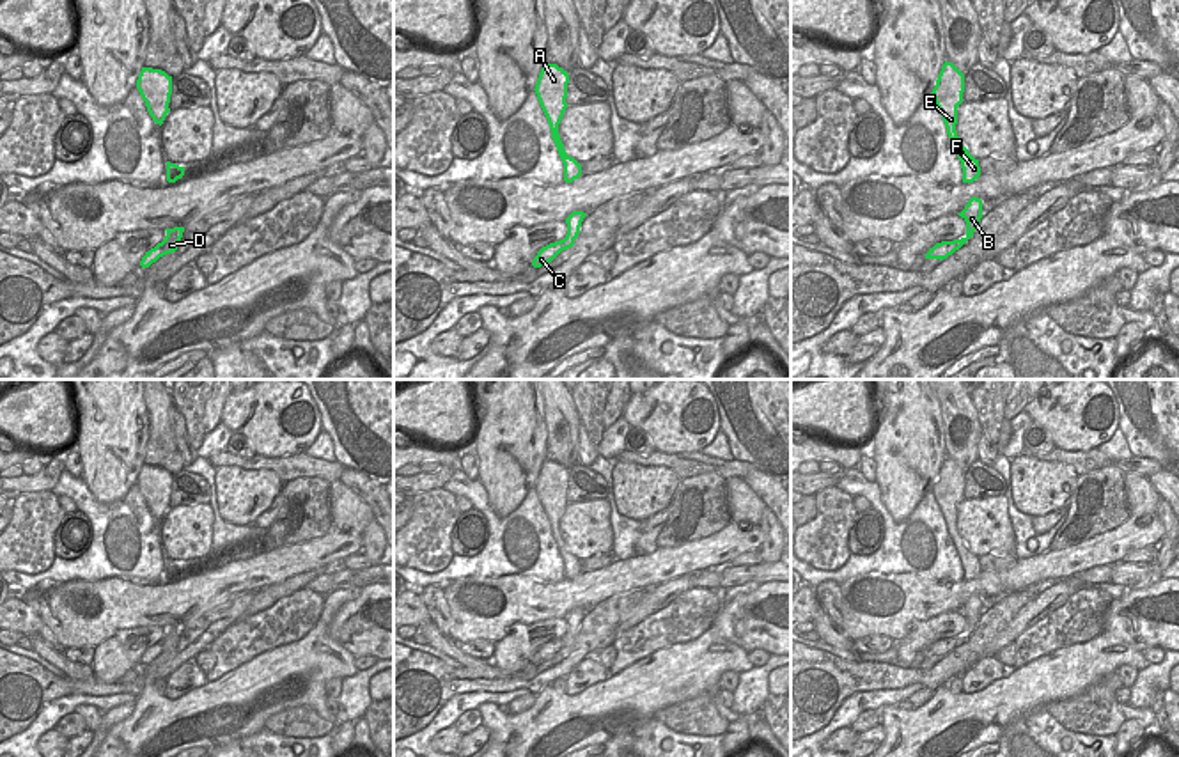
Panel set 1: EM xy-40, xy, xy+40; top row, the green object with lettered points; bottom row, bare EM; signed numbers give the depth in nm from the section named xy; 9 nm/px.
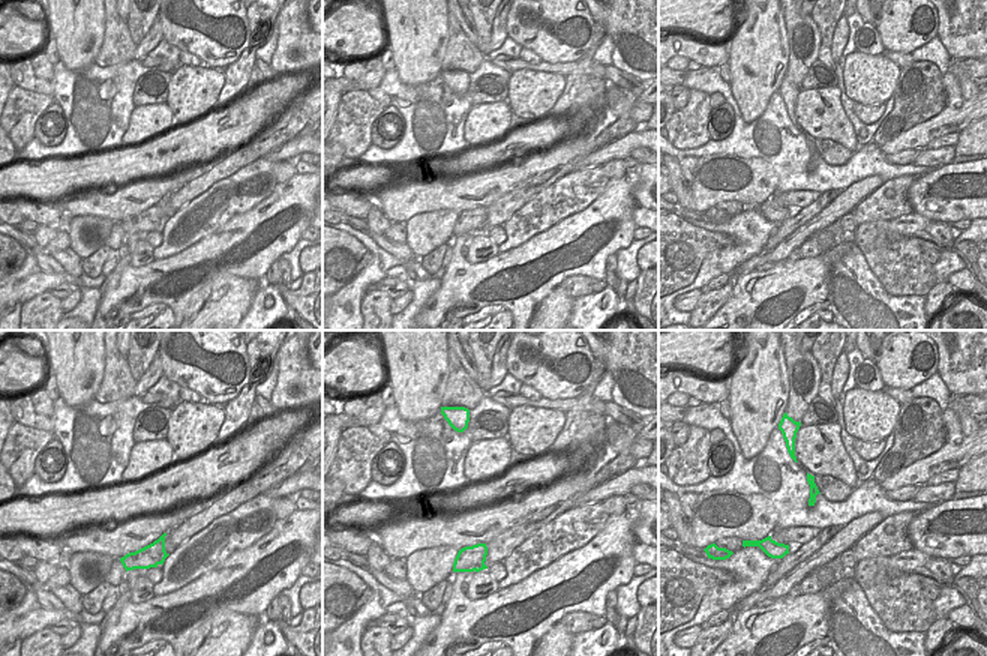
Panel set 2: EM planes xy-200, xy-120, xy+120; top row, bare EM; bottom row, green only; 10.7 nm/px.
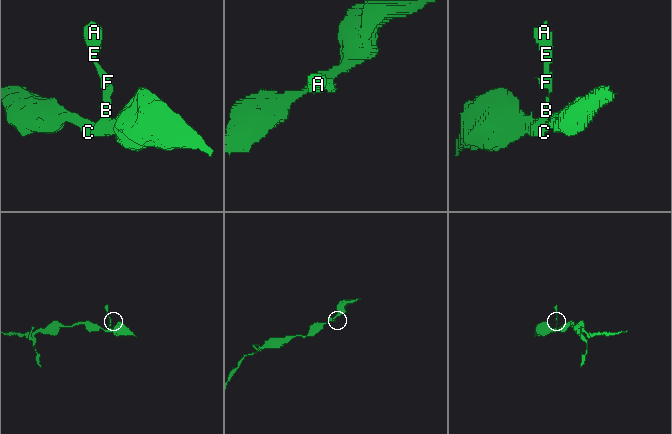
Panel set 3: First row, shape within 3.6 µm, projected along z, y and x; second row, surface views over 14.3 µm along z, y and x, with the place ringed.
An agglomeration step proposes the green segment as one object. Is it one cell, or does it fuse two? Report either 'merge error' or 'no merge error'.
no merge error

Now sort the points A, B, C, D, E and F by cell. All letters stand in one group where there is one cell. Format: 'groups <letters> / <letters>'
groups A B C D E F

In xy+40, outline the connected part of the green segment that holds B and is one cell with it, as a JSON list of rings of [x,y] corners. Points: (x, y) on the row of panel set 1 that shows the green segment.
[[[972,197],[964,209],[957,213],[966,222],[966,236],[954,241],[941,241],[936,243],[929,252],[925,254],[925,259],[947,259],[956,250],[959,250],[975,232],[980,218],[982,218],[982,200],[977,197]]]

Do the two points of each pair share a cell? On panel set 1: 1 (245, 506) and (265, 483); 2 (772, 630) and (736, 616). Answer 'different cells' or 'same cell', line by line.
1: same cell
2: same cell

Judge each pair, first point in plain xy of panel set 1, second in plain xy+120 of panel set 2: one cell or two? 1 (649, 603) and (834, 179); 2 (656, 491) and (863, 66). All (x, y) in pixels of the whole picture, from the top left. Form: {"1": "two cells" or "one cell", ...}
{"1": "two cells", "2": "one cell"}

